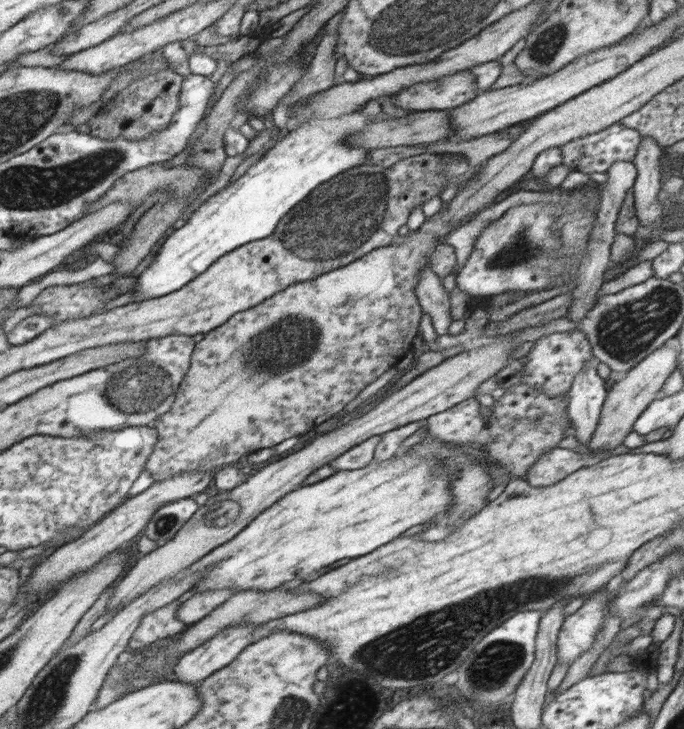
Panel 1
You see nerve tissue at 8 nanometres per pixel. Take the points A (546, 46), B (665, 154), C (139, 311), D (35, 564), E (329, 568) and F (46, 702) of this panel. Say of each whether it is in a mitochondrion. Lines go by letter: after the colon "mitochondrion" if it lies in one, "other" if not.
A: mitochondrion
B: other
C: other
D: other
E: other
F: mitochondrion

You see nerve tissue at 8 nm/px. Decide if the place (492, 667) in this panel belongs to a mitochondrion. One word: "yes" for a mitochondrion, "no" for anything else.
yes

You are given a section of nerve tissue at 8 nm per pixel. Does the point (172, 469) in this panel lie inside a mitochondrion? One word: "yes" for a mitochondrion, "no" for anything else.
no

